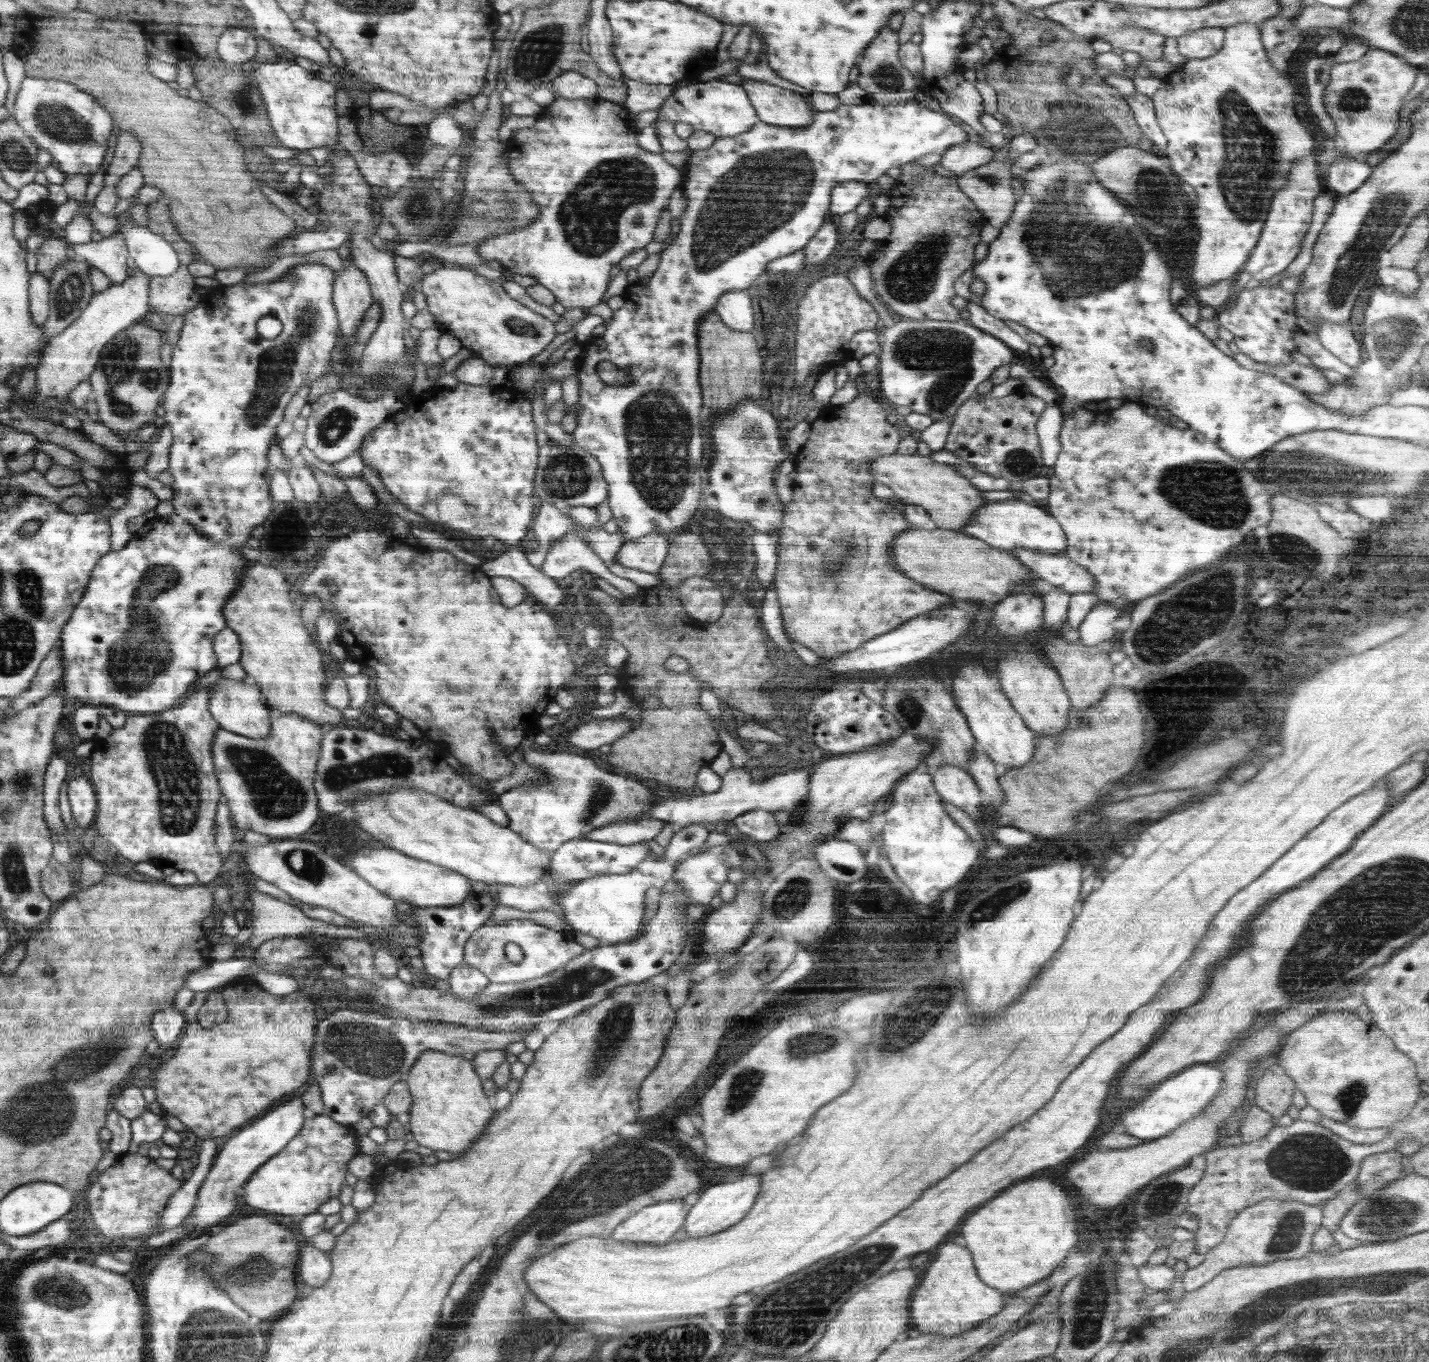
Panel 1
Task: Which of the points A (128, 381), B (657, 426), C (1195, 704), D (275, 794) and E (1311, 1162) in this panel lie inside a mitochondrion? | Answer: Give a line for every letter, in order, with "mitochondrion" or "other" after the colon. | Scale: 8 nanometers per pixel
A: mitochondrion
B: mitochondrion
C: other
D: mitochondrion
E: mitochondrion

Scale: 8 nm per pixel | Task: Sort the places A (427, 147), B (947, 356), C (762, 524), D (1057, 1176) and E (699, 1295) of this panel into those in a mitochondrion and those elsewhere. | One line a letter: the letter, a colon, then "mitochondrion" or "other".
A: other
B: mitochondrion
C: other
D: other
E: other

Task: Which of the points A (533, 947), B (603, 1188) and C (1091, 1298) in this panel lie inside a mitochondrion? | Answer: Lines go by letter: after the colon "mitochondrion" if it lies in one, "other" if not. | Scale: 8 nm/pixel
A: other
B: mitochondrion
C: mitochondrion

